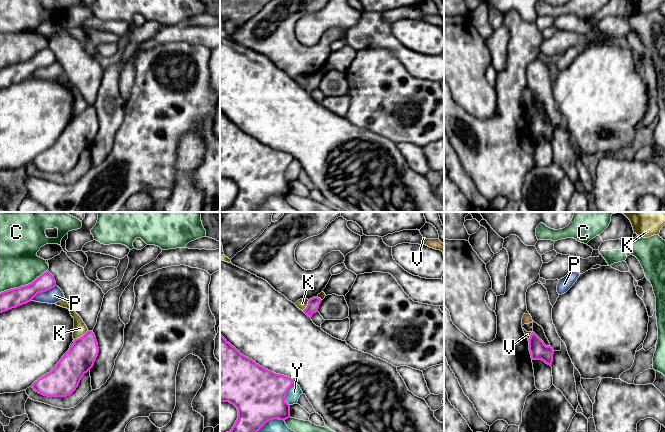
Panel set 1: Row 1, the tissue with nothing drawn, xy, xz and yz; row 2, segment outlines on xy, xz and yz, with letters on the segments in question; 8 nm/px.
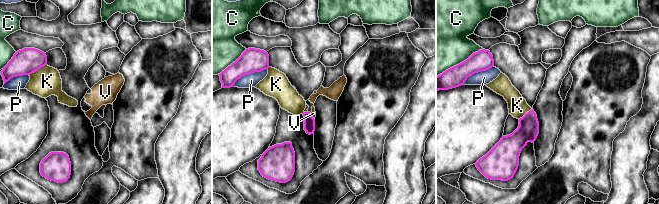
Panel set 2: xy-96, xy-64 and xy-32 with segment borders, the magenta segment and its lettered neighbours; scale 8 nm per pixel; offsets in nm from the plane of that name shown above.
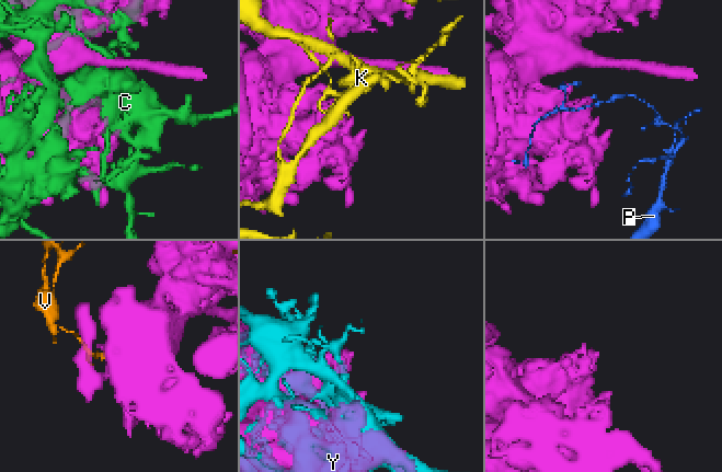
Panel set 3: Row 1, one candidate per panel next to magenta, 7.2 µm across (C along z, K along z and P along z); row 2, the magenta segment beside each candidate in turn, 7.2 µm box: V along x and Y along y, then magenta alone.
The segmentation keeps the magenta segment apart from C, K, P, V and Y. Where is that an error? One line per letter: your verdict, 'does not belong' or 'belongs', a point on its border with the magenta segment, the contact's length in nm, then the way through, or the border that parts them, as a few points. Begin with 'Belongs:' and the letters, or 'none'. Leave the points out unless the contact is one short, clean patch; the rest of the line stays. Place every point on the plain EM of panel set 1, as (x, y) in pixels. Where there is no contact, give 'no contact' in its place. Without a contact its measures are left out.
Belongs: none
C: does not belong | xy (23, 62) | 420 nm
K: does not belong | xy (80, 113) | 140 nm
P: does not belong | xy (42, 67) | 240 nm
V: does not belong | yz (530, 112) | 70 nm | along yz (532, 108), (528, 115)
Y: does not belong | xz (286, 169) | 190 nm

